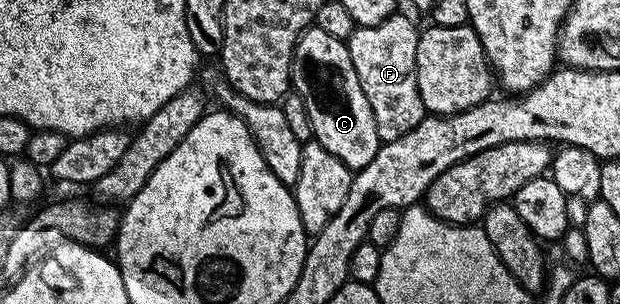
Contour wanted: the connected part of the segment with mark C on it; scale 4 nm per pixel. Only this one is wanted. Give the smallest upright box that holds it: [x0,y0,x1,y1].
[291,27,381,171]

